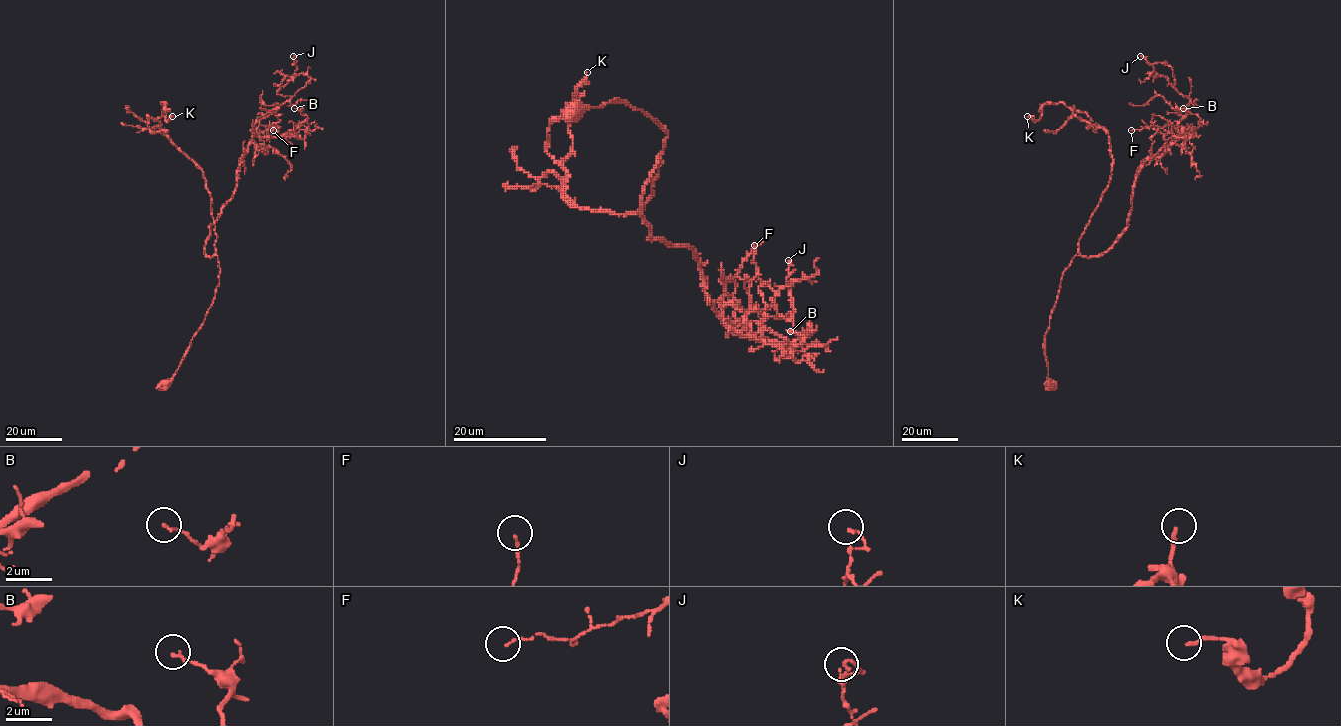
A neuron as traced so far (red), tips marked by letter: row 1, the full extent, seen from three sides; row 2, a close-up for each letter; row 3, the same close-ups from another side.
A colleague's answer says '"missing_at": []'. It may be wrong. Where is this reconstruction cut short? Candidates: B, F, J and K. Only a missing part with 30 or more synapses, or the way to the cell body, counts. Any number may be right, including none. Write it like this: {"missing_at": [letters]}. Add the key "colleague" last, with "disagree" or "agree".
{"missing_at": [], "colleague": "agree"}

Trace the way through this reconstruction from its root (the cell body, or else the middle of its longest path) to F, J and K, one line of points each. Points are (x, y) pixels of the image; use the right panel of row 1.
F: (1050, 385), (1044, 339), (1063, 271), (1113, 244), (1138, 168), (1181, 133), (1131, 130)
J: (1050, 385), (1044, 339), (1063, 271), (1127, 227), (1138, 168), (1167, 149), (1190, 102), (1169, 66), (1140, 56)
K: (1050, 385), (1044, 347), (1050, 317), (1113, 158), (1109, 135), (1063, 102), (1045, 104), (1036, 121), (1027, 116)

